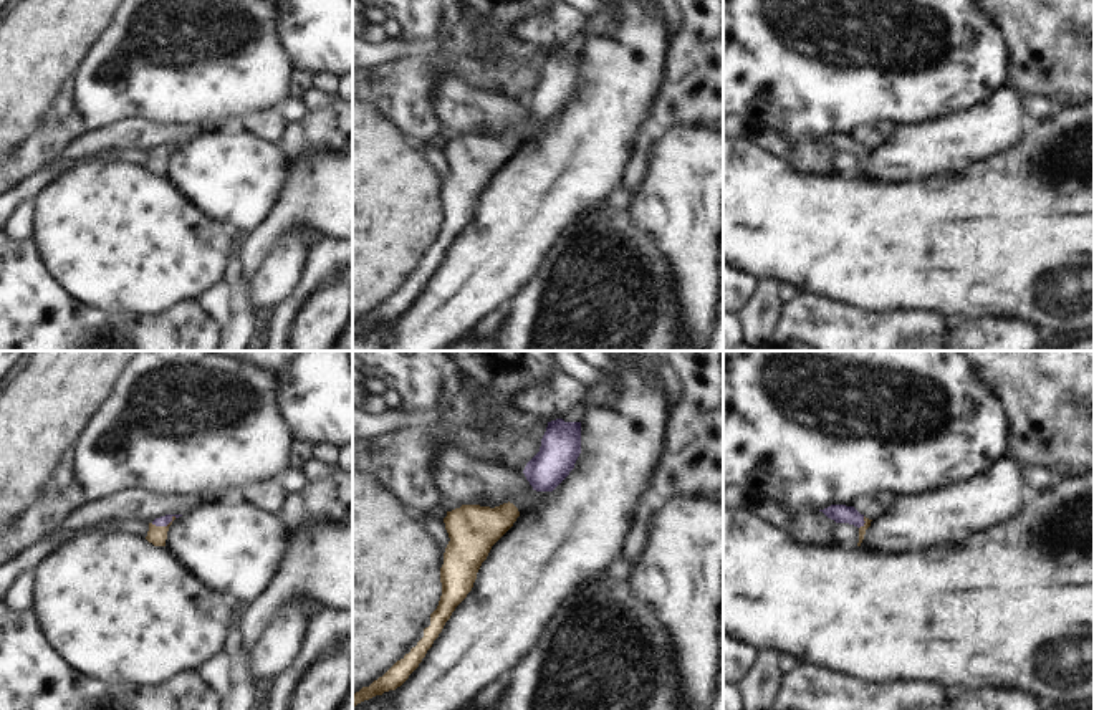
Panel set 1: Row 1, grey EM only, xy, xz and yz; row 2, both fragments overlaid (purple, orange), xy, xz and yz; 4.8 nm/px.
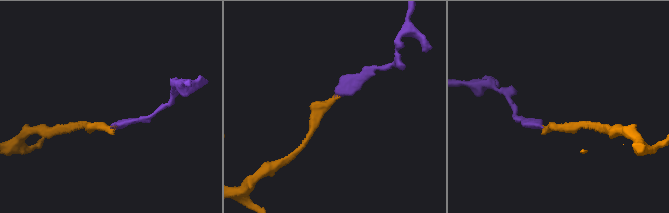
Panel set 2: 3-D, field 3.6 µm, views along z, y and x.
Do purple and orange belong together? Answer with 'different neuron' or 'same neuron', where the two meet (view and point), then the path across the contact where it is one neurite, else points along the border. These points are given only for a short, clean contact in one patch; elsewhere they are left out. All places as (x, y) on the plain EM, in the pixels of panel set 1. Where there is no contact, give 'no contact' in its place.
same neuron; meets purple in xy at (163, 154); runs through xy (164, 149), (163, 154), (156, 164)

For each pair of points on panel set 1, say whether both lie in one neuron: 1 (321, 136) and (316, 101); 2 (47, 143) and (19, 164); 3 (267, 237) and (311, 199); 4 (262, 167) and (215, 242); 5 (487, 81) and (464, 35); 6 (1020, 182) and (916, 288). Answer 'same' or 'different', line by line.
1: different
2: same
3: same
4: different
5: different
6: same

